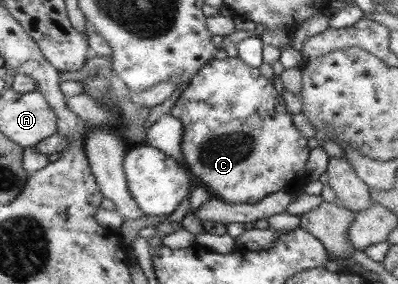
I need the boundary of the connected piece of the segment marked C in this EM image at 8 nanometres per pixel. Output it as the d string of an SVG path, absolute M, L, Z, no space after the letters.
M238 57L212 58L206 62L178 96L170 114L182 123L180 152L183 163L212 196L218 196L225 203L254 204L278 191L294 196L306 184L304 162L308 158L308 148L304 135L292 126L282 96L274 92L270 80L260 76L258 68L246 66Z

